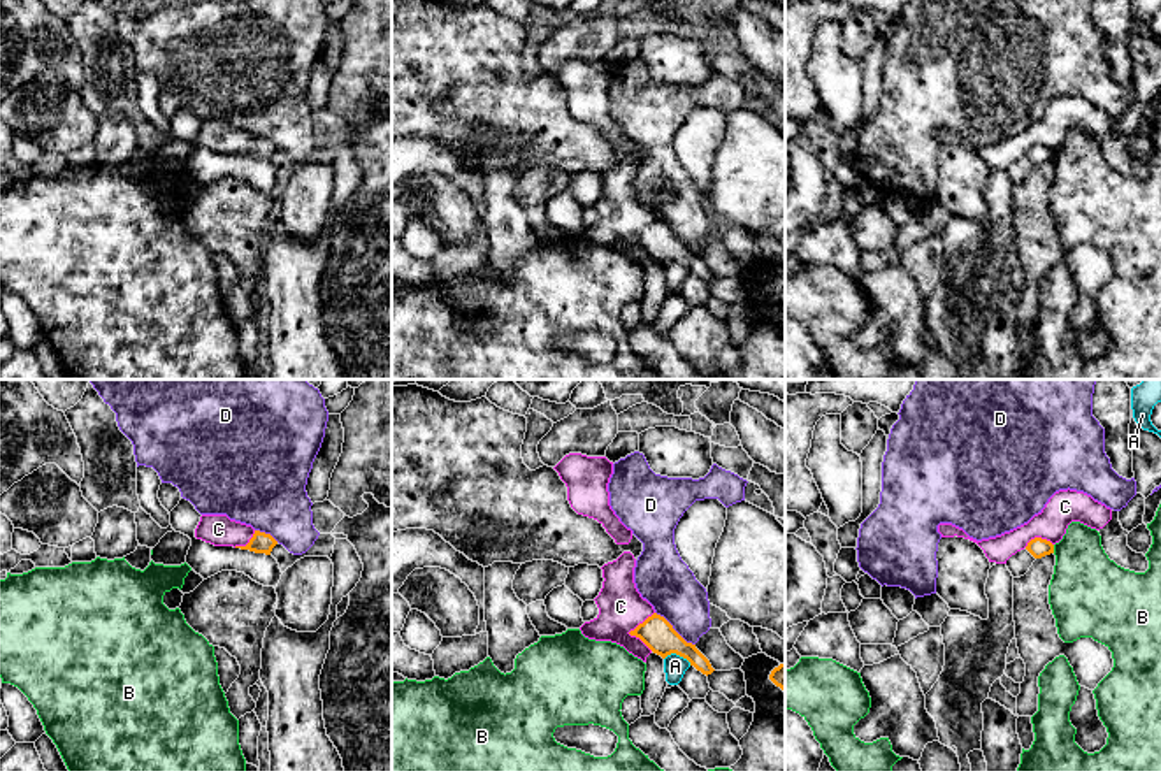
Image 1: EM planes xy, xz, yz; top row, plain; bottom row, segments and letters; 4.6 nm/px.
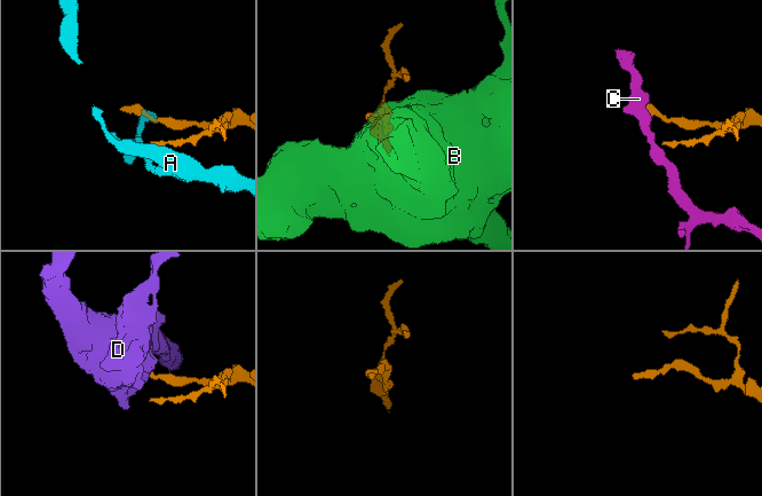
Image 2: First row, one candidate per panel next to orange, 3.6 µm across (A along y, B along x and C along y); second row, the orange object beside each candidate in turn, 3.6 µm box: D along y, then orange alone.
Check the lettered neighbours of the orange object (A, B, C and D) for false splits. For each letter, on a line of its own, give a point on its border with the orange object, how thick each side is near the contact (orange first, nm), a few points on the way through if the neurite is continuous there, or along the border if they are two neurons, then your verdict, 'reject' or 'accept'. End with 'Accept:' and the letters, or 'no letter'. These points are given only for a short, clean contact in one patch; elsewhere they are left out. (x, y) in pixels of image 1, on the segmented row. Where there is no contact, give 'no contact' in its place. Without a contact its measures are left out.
A: contact xz (678, 654); calibres 150 and 110 nm; border xz (664, 657), (678, 654), (691, 664); reject
B: contact yz (1052, 548); calibres 90 and 360 nm; border yz (1052, 545), (1054, 552); reject
C: contact xz (631, 631); calibres 150 and 200 nm; border xz (654, 612), (629, 633), (650, 650); reject
D: contact xz (673, 629); calibres 150 and 240 nm; border xz (656, 612), (694, 645); reject
Accept: no letter

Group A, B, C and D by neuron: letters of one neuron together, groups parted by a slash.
A / B / C / D

